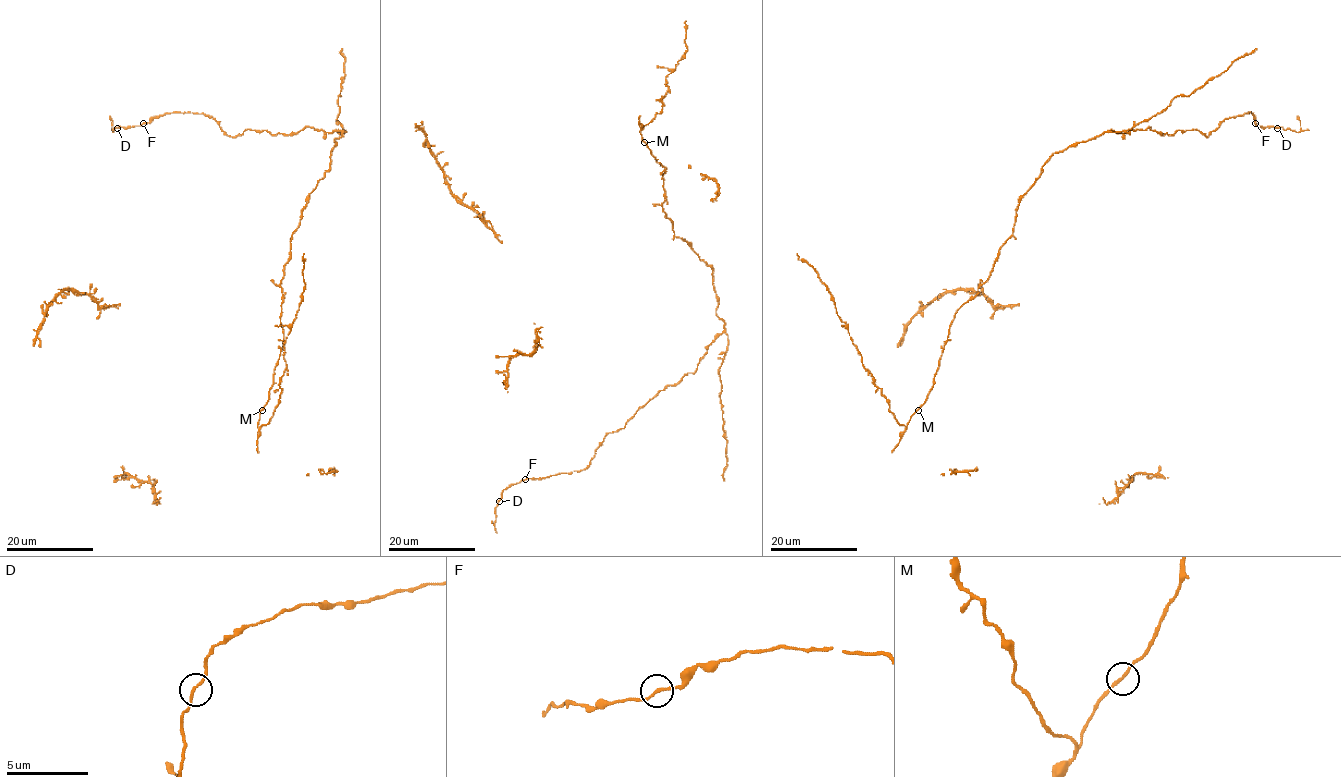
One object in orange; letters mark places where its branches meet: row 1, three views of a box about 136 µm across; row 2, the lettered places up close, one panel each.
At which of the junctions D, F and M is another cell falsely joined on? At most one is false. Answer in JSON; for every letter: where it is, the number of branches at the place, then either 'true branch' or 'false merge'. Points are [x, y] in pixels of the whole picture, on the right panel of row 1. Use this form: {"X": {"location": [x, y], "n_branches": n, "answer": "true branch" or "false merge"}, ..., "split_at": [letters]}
{"D": {"location": [1277, 128], "n_branches": 2, "answer": "true branch"}, "F": {"location": [1255, 123], "n_branches": 2, "answer": "true branch"}, "M": {"location": [918, 410], "n_branches": 2, "answer": "true branch"}, "split_at": []}

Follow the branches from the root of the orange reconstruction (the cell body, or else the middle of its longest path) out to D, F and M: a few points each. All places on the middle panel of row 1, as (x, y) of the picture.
D: (664, 202), (674, 235), (711, 266), (724, 330), (694, 373), (609, 433), (585, 469), (511, 484), (499, 501)
F: (664, 202), (674, 235), (711, 266), (724, 330), (694, 373), (609, 433), (585, 469), (525, 479)
M: (664, 202), (662, 175), (665, 169), (644, 142)

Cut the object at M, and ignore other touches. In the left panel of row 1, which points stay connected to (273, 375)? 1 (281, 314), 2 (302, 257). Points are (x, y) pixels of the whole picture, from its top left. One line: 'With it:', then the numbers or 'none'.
With it: 1

